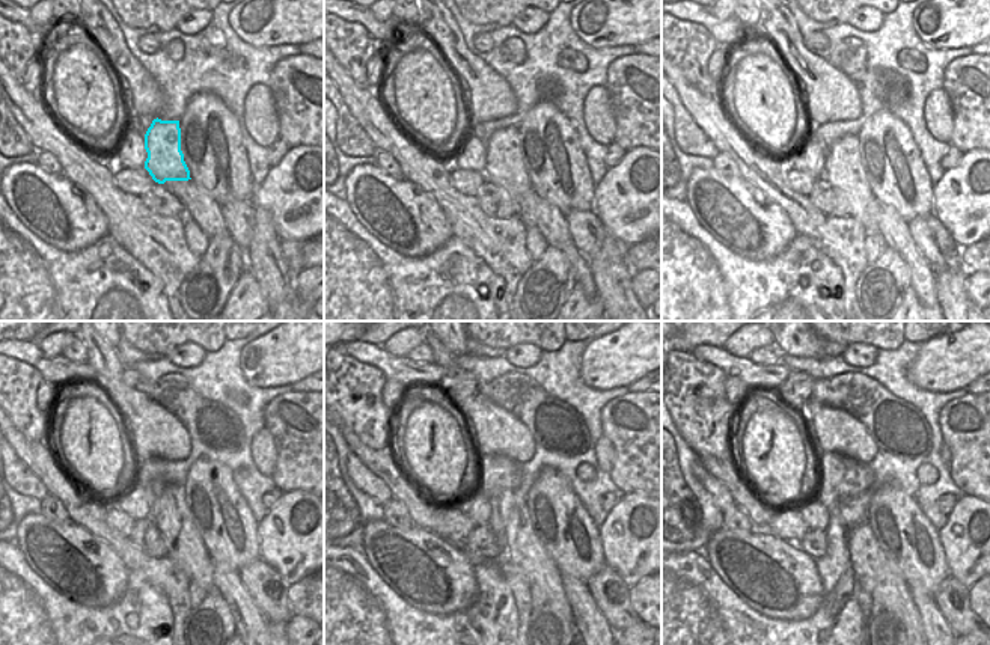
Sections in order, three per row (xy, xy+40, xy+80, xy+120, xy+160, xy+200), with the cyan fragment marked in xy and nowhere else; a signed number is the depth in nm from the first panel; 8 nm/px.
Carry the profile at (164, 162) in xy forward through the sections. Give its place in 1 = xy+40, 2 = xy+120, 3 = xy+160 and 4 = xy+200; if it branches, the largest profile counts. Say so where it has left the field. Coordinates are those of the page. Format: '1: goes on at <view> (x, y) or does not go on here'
1: goes on at xy+40 (504, 166)
2: goes on at xy+120 (171, 514)
3: goes on at xy+160 (526, 552)
4: goes on at xy+200 (876, 574)

